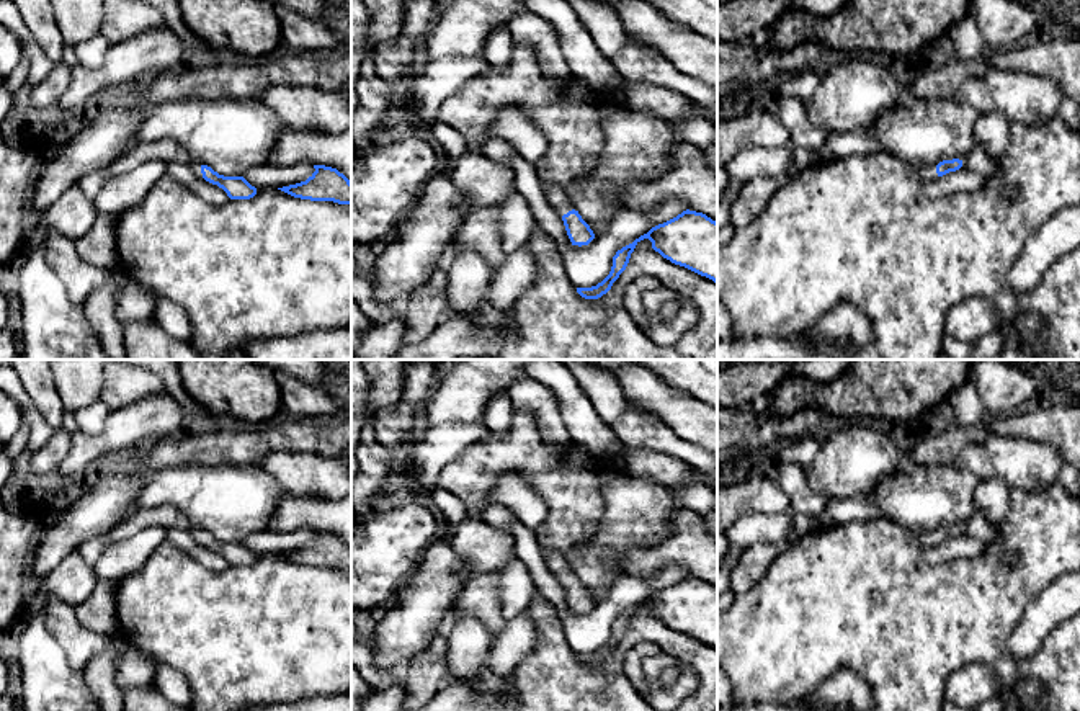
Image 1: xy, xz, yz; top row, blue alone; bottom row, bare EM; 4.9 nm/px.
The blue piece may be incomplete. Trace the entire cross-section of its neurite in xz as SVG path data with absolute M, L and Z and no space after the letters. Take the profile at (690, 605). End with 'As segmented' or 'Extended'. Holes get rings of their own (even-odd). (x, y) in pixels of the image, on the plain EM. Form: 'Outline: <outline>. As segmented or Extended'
Outline: M686 575L618 616L609 641L596 652L577 654L577 659L585 665L606 660L626 636L636 611L644 605L649 605L652 615L672 629L717 649L717 588L703 579Z. As segmented

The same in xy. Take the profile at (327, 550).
Outline: M314 531L315 538L301 549L278 554L294 564L351 570L351 548L337 534Z. As segmented

